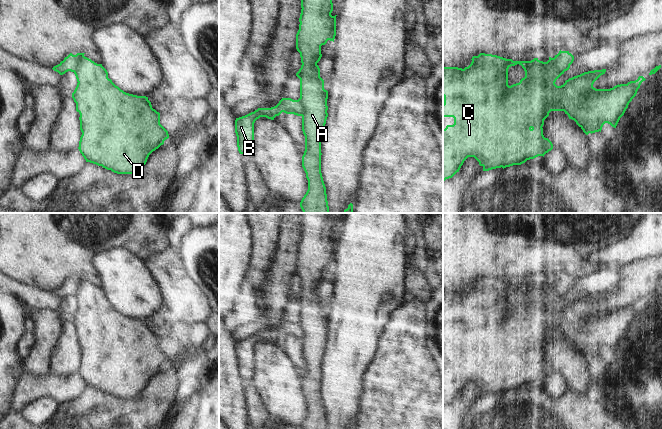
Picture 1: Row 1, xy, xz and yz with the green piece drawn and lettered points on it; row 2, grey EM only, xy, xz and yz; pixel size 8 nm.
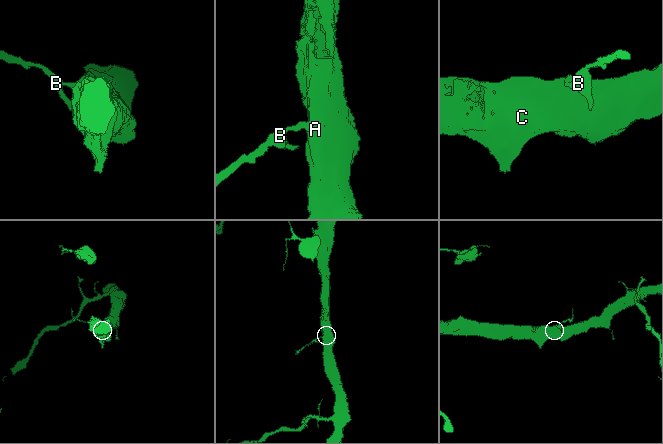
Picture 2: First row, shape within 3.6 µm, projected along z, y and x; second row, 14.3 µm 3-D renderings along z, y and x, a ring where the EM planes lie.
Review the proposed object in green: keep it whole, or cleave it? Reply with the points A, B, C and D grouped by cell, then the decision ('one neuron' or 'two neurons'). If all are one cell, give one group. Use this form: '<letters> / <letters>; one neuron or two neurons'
A C D / B; two neurons

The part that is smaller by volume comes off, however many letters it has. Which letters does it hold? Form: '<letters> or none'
B.

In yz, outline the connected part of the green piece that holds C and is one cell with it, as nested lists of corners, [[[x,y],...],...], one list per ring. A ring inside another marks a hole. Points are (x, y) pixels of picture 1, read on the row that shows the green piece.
[[[480,53],[478,56],[473,56],[471,60],[471,64],[464,69],[443,67],[443,117],[454,118],[454,124],[447,125],[443,129],[443,182],[459,172],[468,157],[474,157],[483,167],[483,171],[501,167],[504,169],[521,165],[538,156],[544,157],[553,149],[552,142],[544,137],[542,128],[544,120],[551,111],[564,111],[586,135],[601,132],[605,123],[616,128],[629,103],[636,96],[641,83],[646,80],[643,76],[639,76],[637,80],[627,84],[618,84],[610,89],[596,89],[593,87],[594,82],[606,72],[606,69],[602,69],[584,72],[557,86],[556,80],[565,71],[561,71],[555,59],[551,57],[547,62],[540,61],[538,58],[531,61],[513,61],[497,55]],[[517,64],[524,69],[525,77],[519,83],[509,86],[508,69]]]

